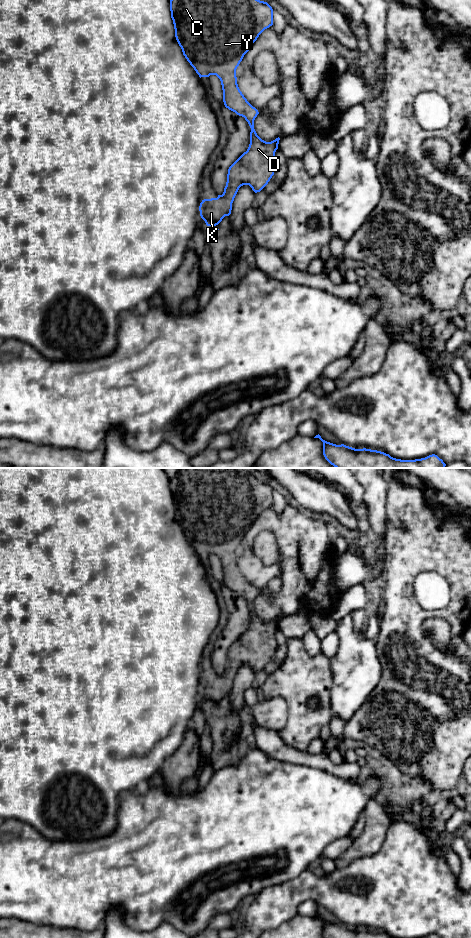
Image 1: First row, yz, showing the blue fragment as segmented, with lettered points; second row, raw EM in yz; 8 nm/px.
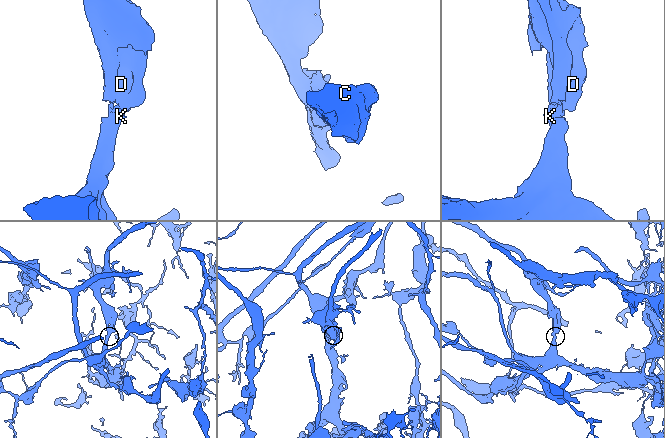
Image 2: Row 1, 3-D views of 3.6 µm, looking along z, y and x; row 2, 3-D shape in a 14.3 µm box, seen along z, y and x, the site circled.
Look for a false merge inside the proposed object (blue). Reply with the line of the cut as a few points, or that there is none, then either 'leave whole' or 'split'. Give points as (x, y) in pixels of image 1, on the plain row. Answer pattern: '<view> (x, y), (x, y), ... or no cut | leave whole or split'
no cut | leave whole

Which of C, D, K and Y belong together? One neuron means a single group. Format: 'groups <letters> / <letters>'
groups C D K Y

